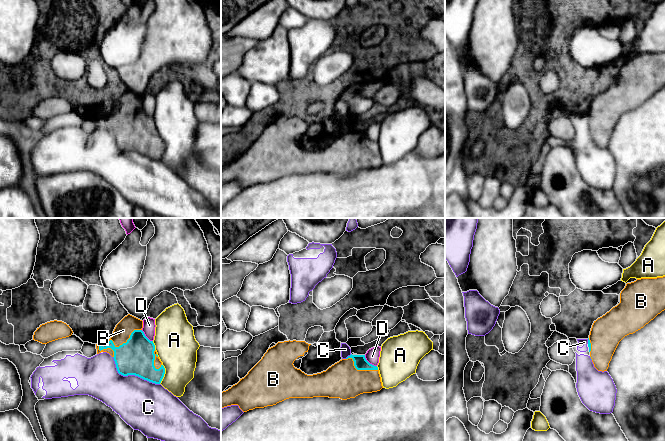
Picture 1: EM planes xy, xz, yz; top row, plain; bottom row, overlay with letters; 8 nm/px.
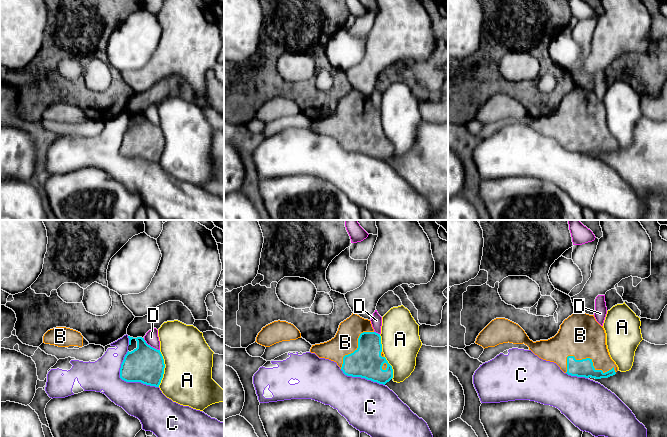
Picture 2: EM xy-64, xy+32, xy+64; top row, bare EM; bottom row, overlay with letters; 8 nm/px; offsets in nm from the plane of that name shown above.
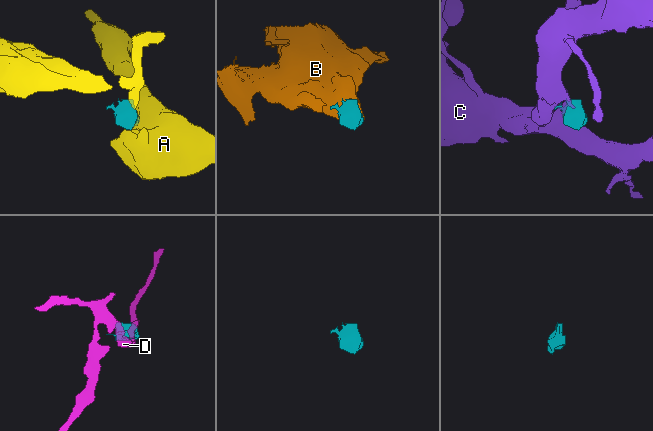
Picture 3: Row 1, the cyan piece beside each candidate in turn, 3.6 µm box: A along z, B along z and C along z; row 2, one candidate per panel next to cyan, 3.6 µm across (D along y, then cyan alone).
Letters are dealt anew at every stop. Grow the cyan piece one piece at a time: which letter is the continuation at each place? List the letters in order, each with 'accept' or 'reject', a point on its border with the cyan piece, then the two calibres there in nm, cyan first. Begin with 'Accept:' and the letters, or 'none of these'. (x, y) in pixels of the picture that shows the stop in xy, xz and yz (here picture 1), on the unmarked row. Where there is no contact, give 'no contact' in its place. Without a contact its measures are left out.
Accept: B
A: reject; meets cyan in xy at (164, 149); 280 nm thick on the cyan side, 320 nm on the other
B: accept; meets cyan in xy at (120, 121); 280 nm thick on the cyan side, 140 nm on the other
C: reject; meets cyan in xy at (131, 150); 280 nm thick on the cyan side, 380 nm on the other
D: reject; meets cyan in xz at (368, 138); 110 nm thick on the cyan side, 110 nm on the other

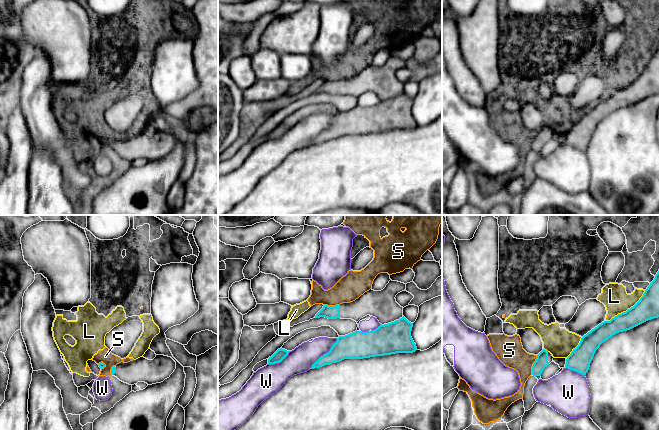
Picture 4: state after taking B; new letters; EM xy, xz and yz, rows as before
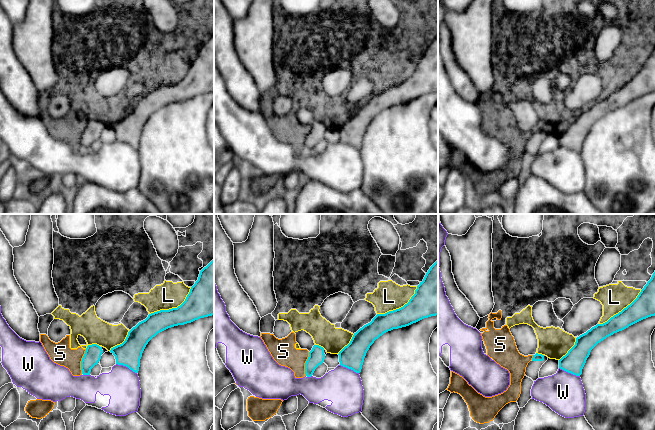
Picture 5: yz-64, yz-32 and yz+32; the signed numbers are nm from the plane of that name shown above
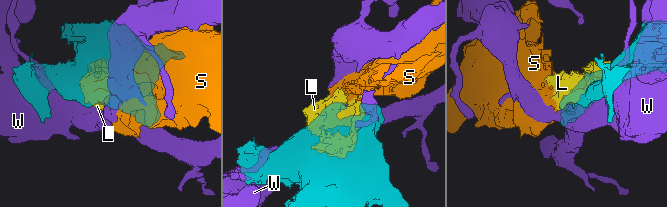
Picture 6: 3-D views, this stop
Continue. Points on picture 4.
Accept: none of these
L: reject; meets cyan in yz at (627, 86); 190 nm thick on the cyan side, 200 nm on the other
S: reject; meets cyan in yz at (533, 141); 100 nm thick on the cyan side, 220 nm on the other
W: reject; meets cyan in xz at (326, 129); 220 nm thick on the cyan side, 200 nm on the other

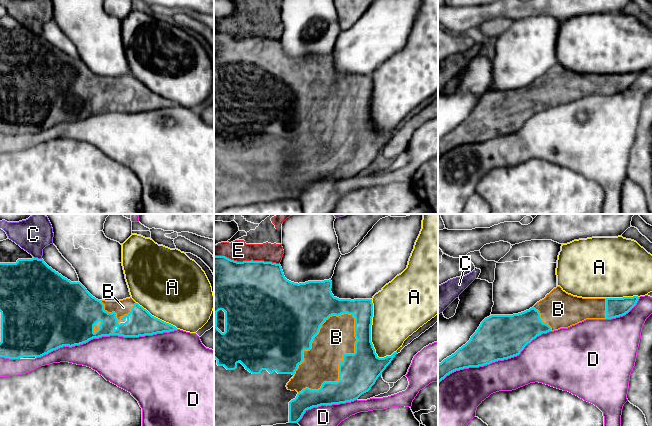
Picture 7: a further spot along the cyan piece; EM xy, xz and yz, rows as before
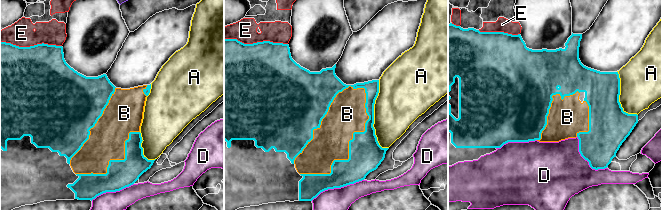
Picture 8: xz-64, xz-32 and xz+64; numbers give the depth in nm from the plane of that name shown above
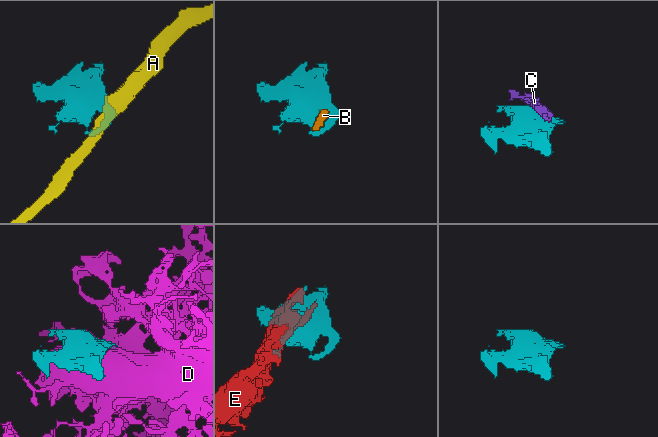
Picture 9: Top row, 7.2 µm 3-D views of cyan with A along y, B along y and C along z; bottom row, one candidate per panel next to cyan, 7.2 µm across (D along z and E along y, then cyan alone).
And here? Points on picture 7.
Accept: B
A: reject; meets cyan in xz at (370, 106); 200 nm thick on the cyan side, 380 nm on the other
B: accept; meets cyan in xz at (339, 140); 320 nm thick on the cyan side, 300 nm on the other
C: reject; meets cyan in xy at (37, 34); 480 nm thick on the cyan side, 240 nm on the other
D: reject; meets cyan in xy at (106, 111); 280 nm thick on the cyan side, 400 nm on the other
E: reject; meets cyan in xz at (247, 37); 500 nm thick on the cyan side, 170 nm on the other

